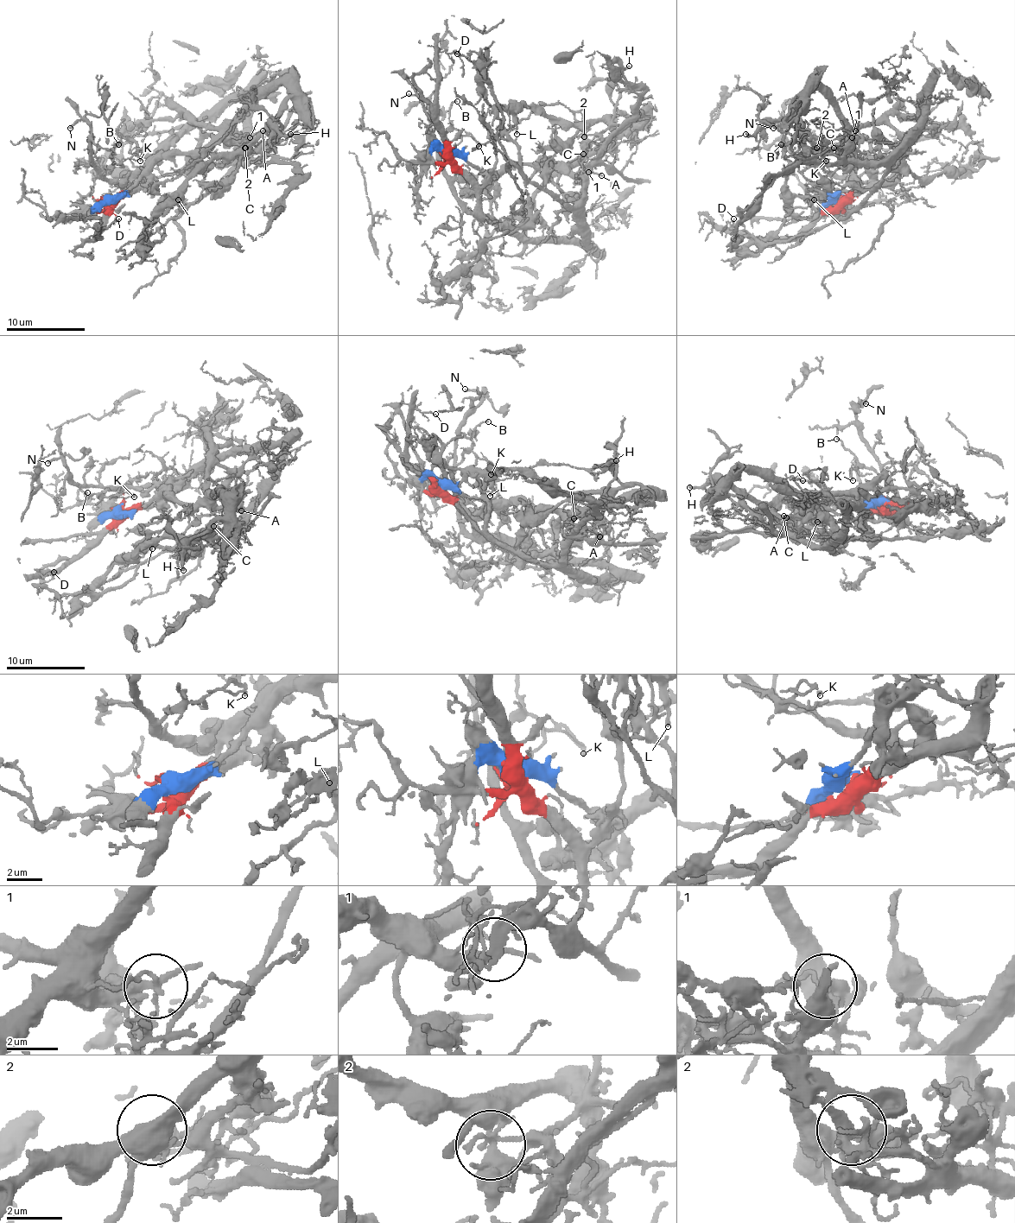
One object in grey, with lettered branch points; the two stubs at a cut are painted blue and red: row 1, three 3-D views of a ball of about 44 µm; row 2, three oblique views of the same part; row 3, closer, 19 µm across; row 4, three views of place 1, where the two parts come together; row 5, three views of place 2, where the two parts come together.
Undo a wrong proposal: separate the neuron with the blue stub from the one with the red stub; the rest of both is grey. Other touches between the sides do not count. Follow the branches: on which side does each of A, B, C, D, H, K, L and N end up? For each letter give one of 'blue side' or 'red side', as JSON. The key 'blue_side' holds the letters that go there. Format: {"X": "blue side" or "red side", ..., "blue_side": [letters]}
{"A": "blue side", "B": "red side", "C": "blue side", "D": "red side", "H": "blue side", "K": "red side", "L": "blue side", "N": "red side", "blue_side": ["A", "C", "H", "L"]}

